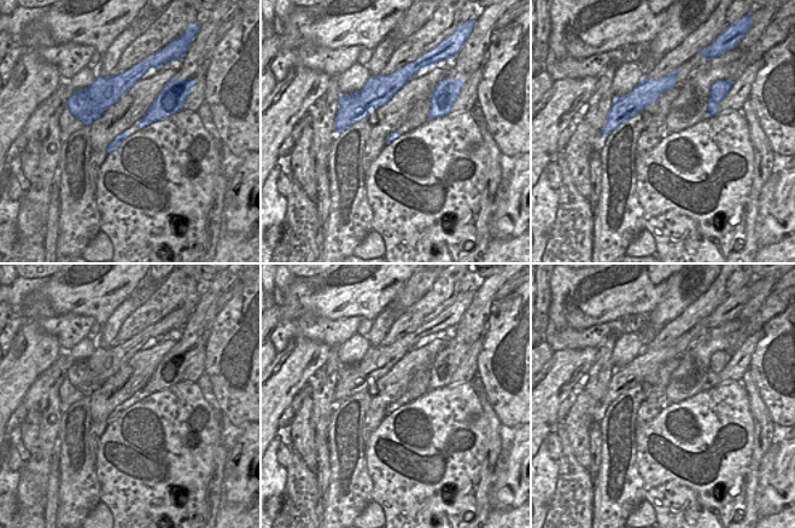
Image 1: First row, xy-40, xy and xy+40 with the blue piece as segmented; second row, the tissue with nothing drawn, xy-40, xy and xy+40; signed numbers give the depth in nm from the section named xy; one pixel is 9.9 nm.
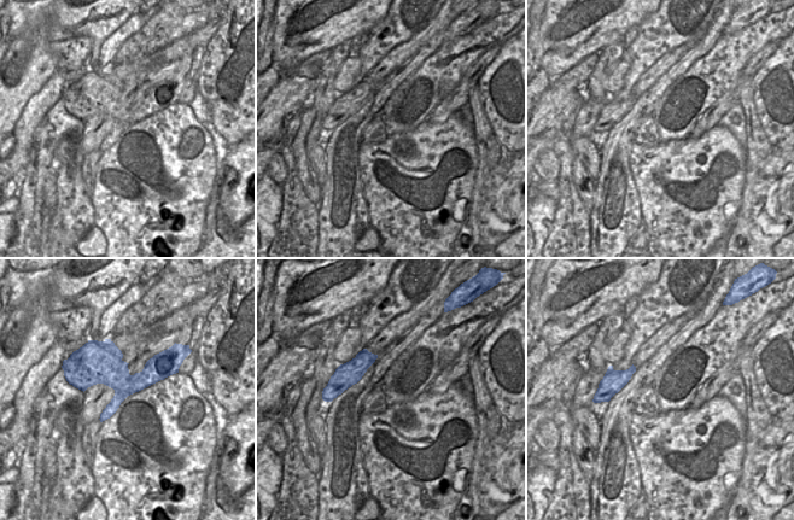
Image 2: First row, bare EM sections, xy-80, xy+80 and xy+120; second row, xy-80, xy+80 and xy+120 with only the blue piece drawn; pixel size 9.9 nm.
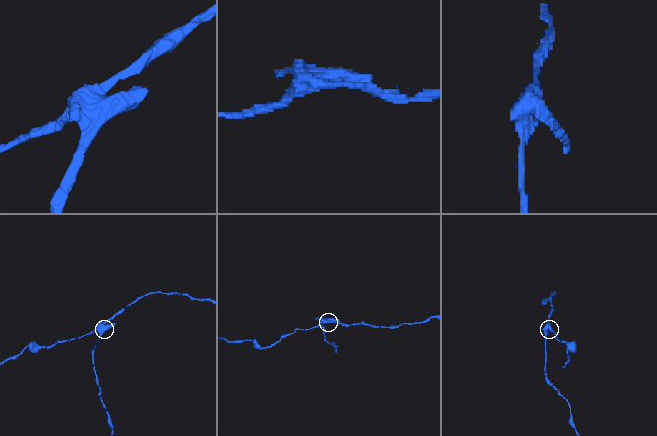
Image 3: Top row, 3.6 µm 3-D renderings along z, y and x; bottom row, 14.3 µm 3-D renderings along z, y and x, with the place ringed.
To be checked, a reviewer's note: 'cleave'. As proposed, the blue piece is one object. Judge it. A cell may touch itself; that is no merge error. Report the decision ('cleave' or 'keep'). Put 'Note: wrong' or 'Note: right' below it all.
cleave
Note: right

